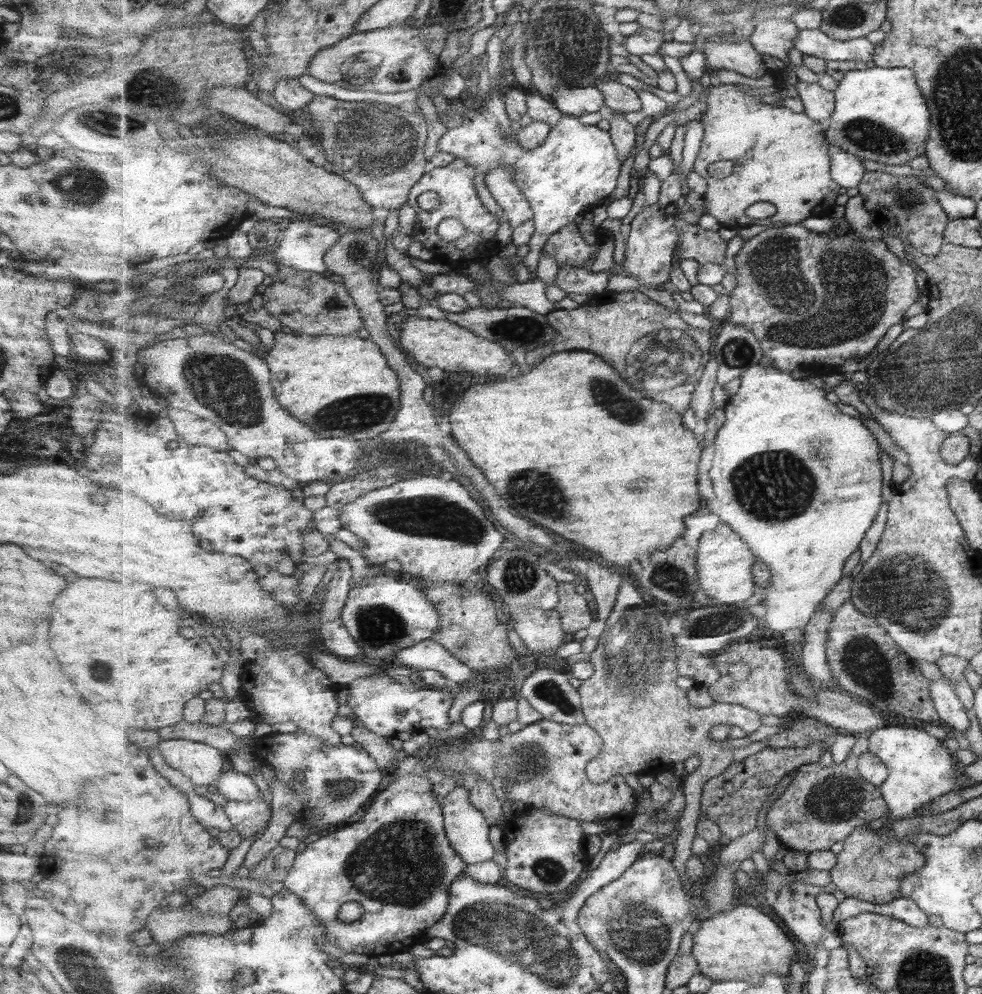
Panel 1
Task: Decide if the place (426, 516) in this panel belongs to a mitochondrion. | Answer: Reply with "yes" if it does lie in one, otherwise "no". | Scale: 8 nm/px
yes

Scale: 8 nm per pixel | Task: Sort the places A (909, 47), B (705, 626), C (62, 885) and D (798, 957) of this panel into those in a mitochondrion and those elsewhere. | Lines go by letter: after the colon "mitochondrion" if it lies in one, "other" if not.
A: other
B: mitochondrion
C: other
D: other

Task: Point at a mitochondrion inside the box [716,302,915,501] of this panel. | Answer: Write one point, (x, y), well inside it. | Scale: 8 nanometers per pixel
(737, 352)

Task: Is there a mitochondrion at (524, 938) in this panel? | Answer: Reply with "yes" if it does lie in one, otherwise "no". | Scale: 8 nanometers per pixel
yes

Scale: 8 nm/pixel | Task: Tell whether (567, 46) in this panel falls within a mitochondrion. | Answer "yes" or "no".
yes

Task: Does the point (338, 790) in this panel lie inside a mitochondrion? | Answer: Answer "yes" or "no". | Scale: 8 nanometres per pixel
yes

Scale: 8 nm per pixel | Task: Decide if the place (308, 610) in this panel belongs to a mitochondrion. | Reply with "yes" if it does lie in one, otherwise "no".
no

